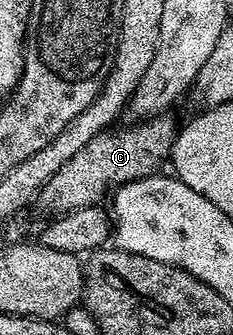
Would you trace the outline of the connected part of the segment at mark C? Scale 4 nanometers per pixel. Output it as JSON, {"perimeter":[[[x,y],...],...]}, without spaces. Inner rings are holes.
{"perimeter":[[[158,114],[138,119],[130,128],[114,127],[108,132],[101,132],[71,162],[63,162],[63,167],[55,173],[55,178],[41,187],[39,204],[49,214],[60,214],[80,207],[100,205],[101,199],[127,182],[135,182],[144,176],[154,175],[161,163],[170,159],[173,151],[173,139],[179,131],[178,121],[173,121],[169,114]]]}

